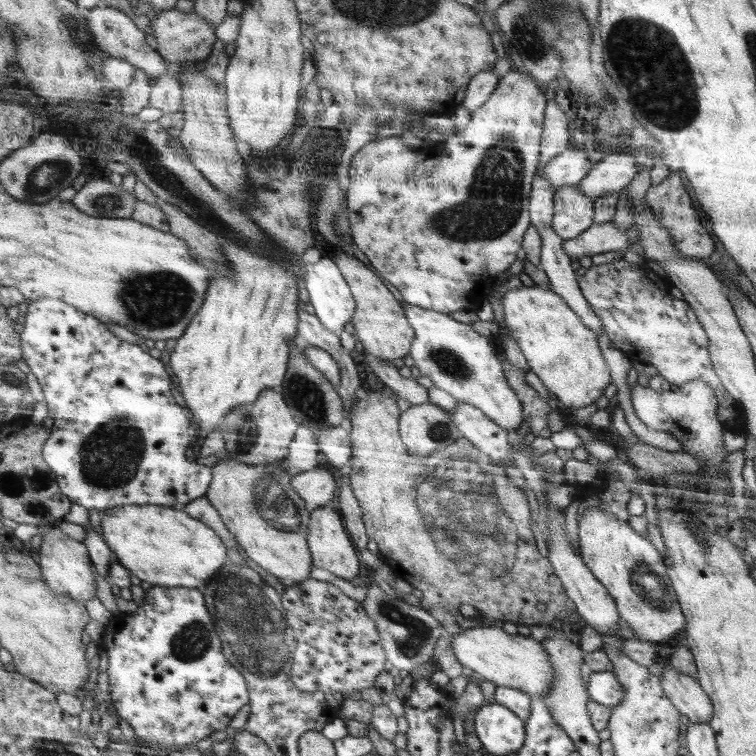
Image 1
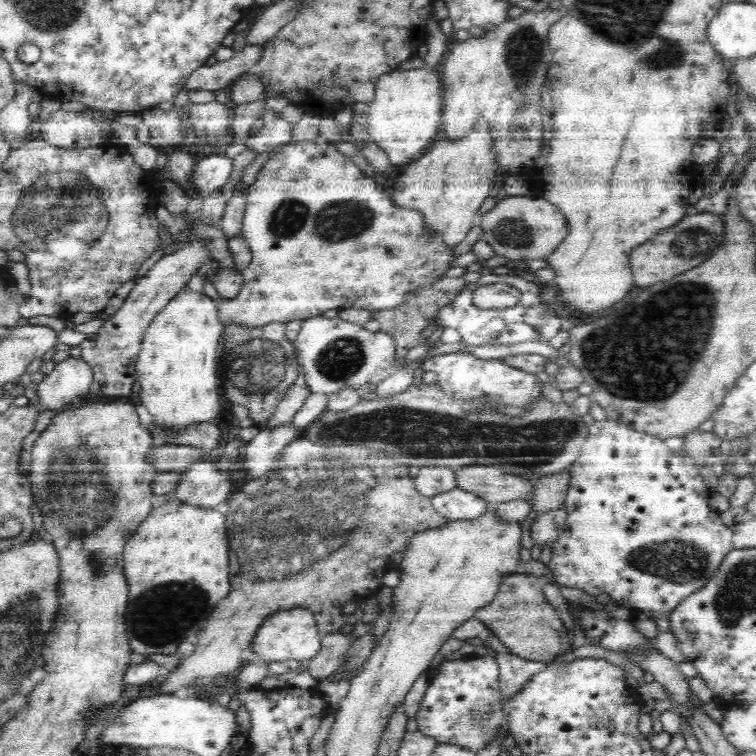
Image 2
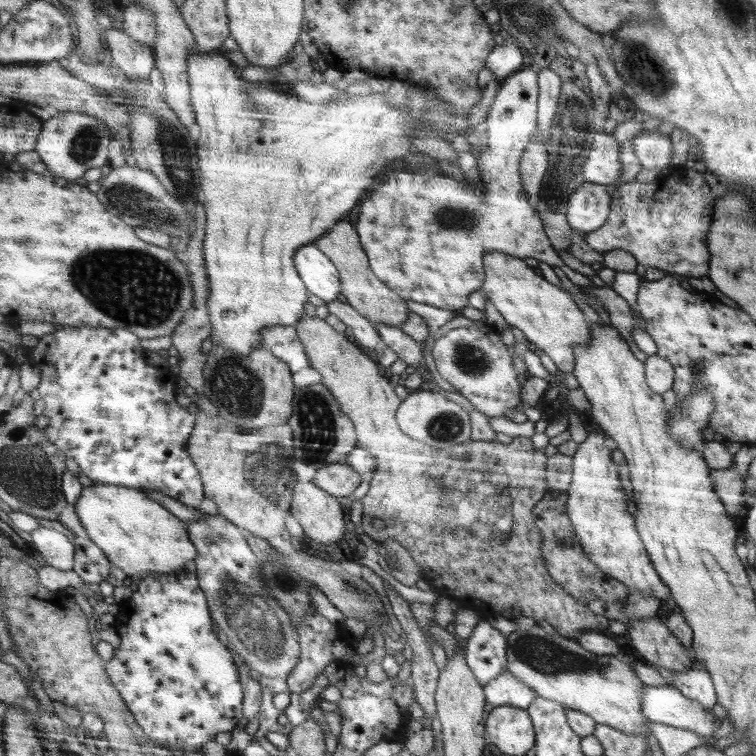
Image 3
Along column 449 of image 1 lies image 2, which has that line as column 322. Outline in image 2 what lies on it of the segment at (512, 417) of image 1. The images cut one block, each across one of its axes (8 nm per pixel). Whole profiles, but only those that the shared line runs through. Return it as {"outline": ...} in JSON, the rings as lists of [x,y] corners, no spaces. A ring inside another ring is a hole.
{"outline":[[[323,315],[303,319],[294,345],[302,362],[306,385],[312,393],[322,393],[330,396],[344,387],[354,387],[358,393],[363,393],[366,384],[378,384],[384,378],[394,374],[402,365],[395,360],[396,341],[381,330],[370,332],[363,325],[342,320],[338,315],[326,318]]]}

